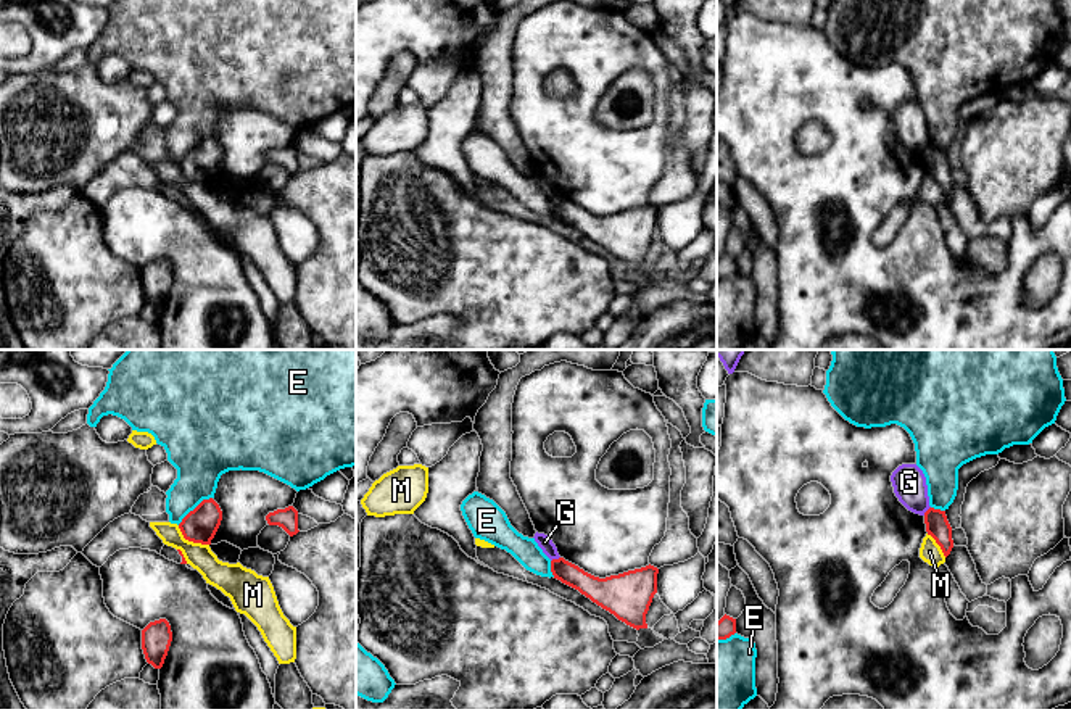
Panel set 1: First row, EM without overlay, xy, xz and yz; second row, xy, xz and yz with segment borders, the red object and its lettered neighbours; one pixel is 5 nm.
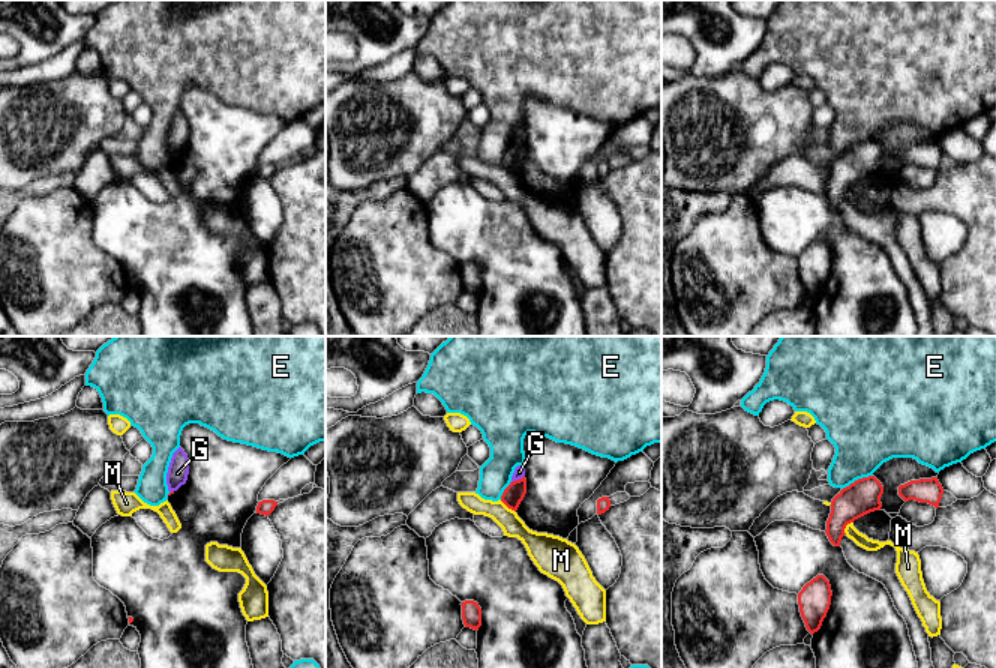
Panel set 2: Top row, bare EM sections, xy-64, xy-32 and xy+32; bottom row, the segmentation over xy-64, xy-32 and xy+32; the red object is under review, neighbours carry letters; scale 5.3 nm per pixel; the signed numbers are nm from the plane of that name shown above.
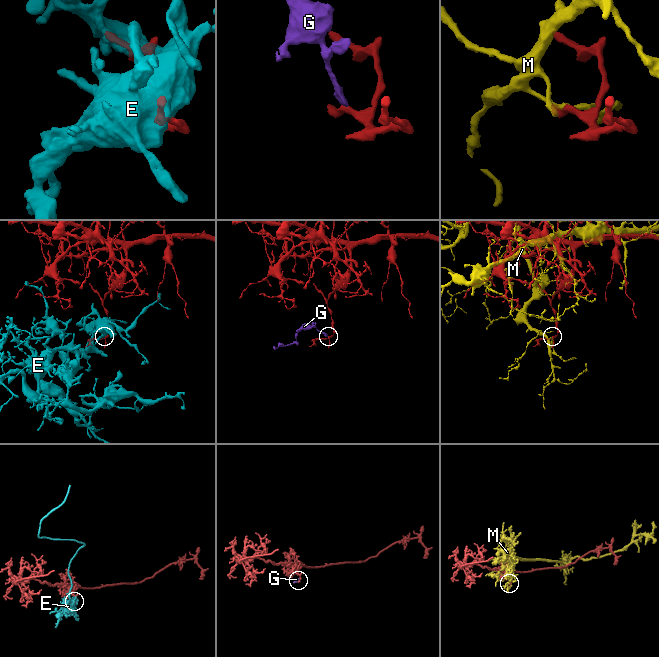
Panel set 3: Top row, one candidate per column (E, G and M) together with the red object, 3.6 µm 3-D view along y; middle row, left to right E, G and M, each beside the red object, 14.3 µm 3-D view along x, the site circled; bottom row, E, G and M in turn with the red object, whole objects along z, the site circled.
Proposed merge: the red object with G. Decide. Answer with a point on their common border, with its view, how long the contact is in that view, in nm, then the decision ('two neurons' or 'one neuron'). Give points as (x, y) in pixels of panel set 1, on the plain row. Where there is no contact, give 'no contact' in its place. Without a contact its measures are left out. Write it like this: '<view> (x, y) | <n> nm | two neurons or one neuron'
xz (554, 199) | 50 nm | two neurons

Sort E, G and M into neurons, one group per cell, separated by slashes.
E / G / M

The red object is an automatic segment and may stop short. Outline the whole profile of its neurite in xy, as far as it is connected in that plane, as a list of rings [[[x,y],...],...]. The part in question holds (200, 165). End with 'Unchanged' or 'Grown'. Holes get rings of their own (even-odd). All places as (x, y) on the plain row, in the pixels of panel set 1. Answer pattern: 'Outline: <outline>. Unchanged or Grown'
Outline: [[[209,137],[203,139],[193,150],[190,150],[179,163],[179,168],[185,179],[211,184],[221,160],[221,147],[213,137]]]. Unchanged

